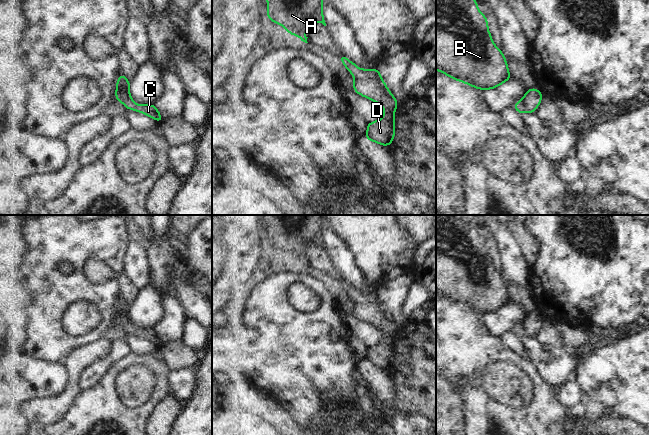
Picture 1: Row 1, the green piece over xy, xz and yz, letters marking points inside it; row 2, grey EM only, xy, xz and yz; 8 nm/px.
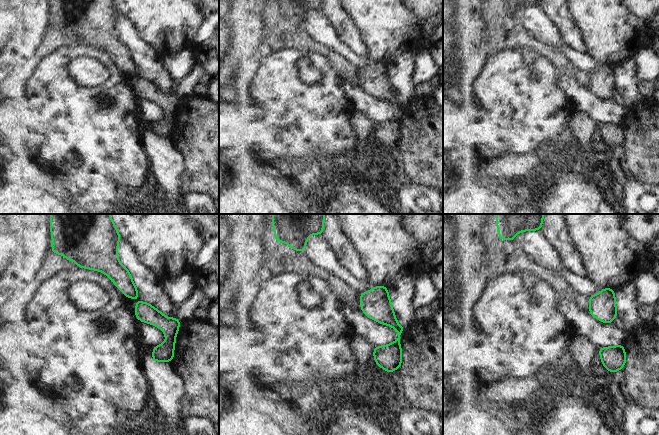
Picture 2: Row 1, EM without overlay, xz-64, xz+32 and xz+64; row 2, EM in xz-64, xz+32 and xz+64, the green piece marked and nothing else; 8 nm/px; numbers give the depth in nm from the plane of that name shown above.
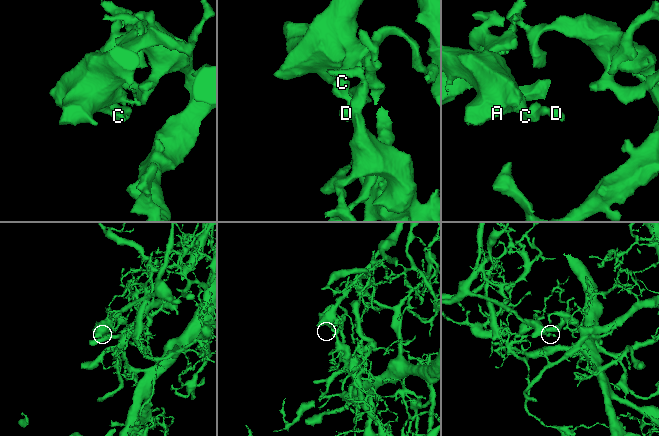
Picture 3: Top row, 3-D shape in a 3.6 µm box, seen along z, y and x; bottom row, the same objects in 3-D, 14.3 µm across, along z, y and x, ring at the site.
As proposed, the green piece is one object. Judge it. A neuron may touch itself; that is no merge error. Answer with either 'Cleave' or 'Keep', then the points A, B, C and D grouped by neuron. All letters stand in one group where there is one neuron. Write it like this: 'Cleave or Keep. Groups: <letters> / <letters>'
Keep. Groups: A B C D.

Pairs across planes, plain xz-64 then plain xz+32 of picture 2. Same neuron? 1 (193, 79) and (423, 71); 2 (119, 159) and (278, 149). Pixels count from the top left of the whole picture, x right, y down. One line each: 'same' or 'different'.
1: same
2: same

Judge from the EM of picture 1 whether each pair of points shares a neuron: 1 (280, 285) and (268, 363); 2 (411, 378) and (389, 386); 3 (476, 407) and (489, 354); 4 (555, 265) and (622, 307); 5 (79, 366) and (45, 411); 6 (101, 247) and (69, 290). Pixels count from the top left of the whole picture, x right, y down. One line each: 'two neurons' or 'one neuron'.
1: one neuron
2: two neurons
3: one neuron
4: one neuron
5: one neuron
6: one neuron

